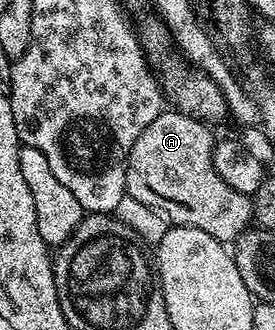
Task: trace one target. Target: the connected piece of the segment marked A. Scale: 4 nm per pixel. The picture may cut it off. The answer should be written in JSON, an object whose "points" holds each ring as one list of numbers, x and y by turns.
{"points":[[172,108,162,109,161,114,155,116,155,120,151,120,151,124,143,128,143,132,139,132,139,140,135,140,131,148,125,169,125,189,128,197,157,210,172,225,199,228,207,232,207,236,211,236,216,242,233,244,239,235,250,229,254,221,253,200,250,195,235,192,235,188,231,188,231,184,226,184,223,176,215,172,213,159,215,137,213,138,209,130,212,129,198,118,180,114,178,110]]}

